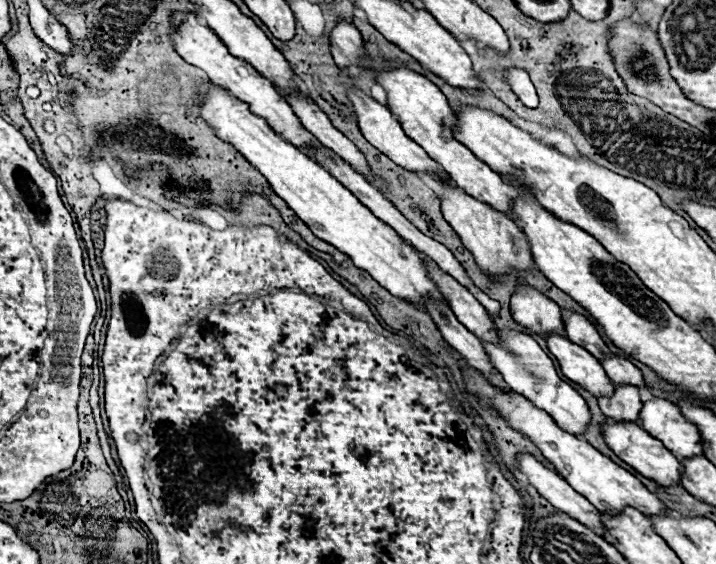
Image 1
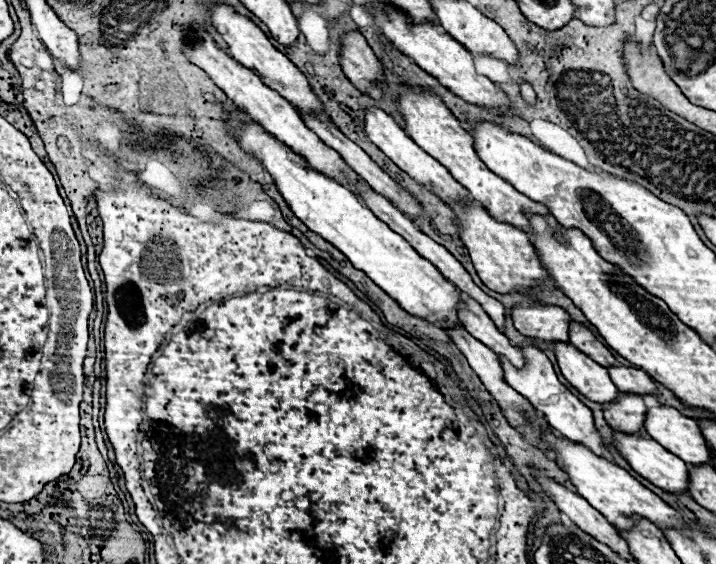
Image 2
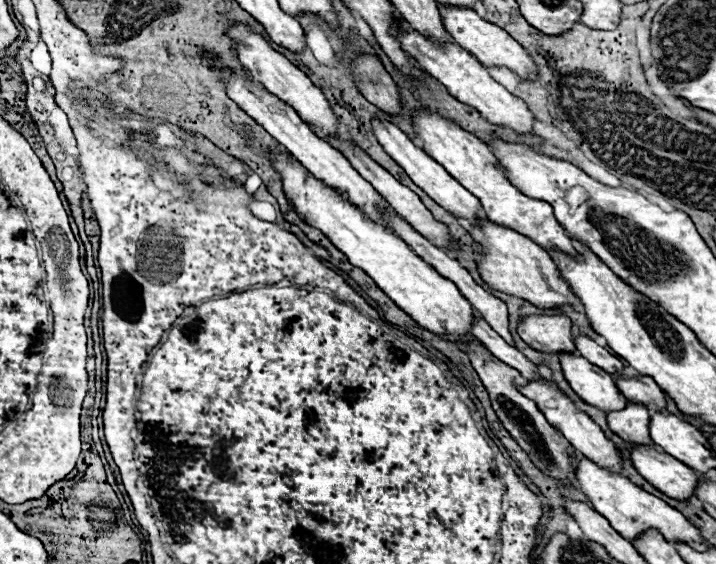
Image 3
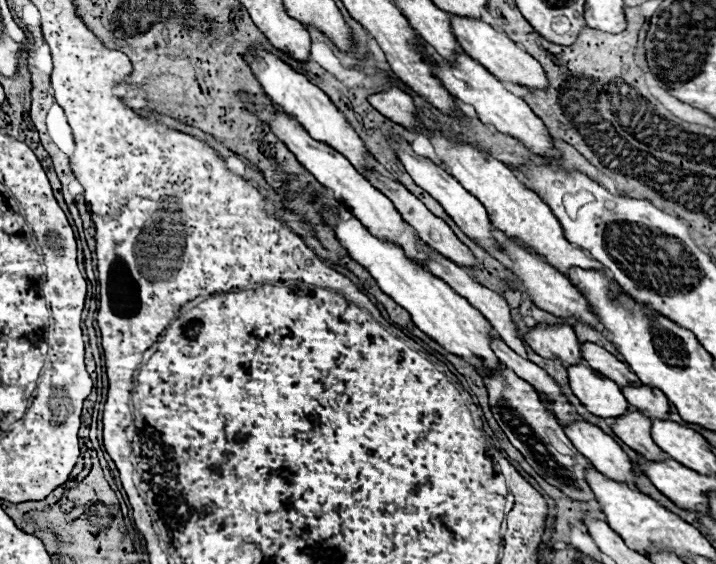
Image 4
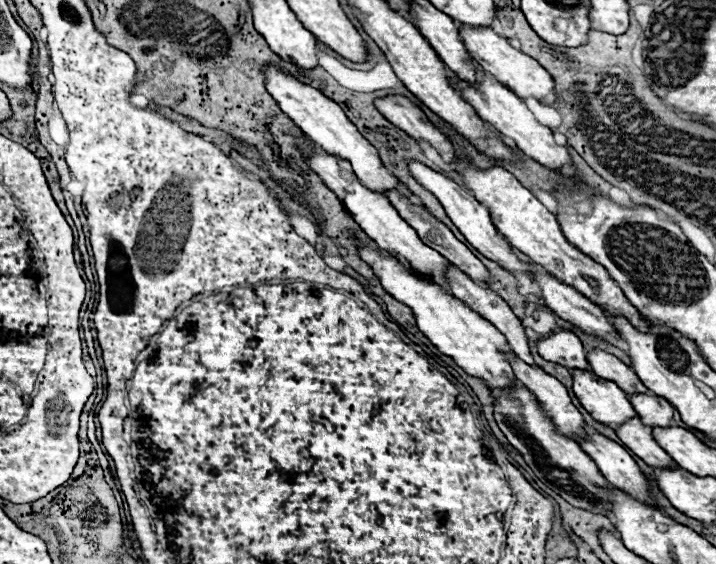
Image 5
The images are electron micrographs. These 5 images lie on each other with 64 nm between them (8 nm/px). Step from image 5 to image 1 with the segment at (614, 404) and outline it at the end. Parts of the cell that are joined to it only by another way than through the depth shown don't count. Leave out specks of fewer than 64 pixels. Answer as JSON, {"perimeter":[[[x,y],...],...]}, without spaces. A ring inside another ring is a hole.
{"perimeter":[[[550,332],[544,336],[548,342],[550,352],[556,356],[556,360],[562,366],[562,372],[572,382],[578,382],[594,396],[610,396],[612,394],[612,382],[608,380],[604,368],[600,362],[578,344],[572,344],[566,336]]]}

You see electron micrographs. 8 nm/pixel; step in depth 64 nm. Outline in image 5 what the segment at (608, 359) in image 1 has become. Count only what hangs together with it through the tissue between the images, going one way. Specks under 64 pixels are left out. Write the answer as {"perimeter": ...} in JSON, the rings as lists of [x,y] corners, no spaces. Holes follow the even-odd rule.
{"perimeter":[[[630,394],[628,400],[632,402],[634,410],[640,414],[646,426],[672,426],[672,412],[674,408],[664,400],[662,396],[656,394]]]}

